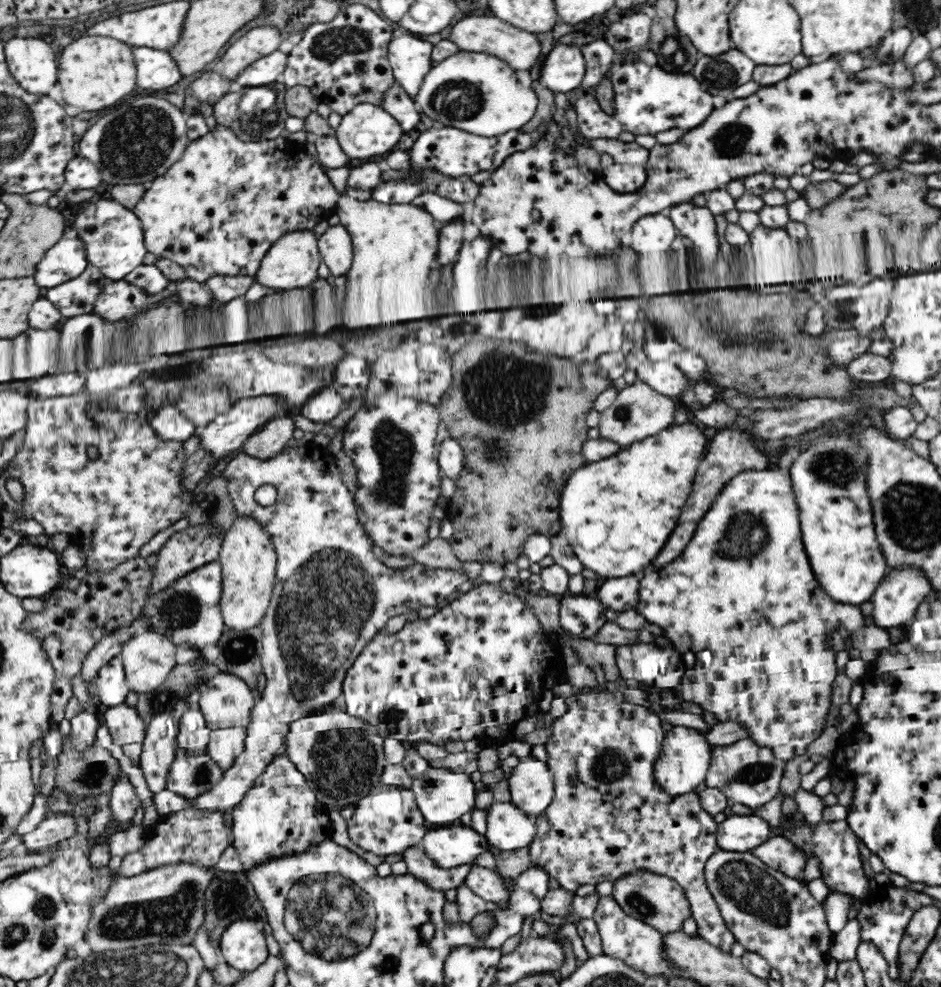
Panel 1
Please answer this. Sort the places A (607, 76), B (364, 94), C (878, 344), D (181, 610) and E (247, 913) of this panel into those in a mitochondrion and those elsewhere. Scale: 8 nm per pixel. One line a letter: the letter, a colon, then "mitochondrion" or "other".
A: other
B: other
C: other
D: mitochondrion
E: other

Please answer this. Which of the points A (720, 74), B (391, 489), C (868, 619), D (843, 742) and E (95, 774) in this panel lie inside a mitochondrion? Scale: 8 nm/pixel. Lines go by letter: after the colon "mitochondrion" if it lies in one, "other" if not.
A: mitochondrion
B: mitochondrion
C: other
D: other
E: mitochondrion

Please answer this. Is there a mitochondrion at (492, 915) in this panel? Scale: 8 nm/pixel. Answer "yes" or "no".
no

